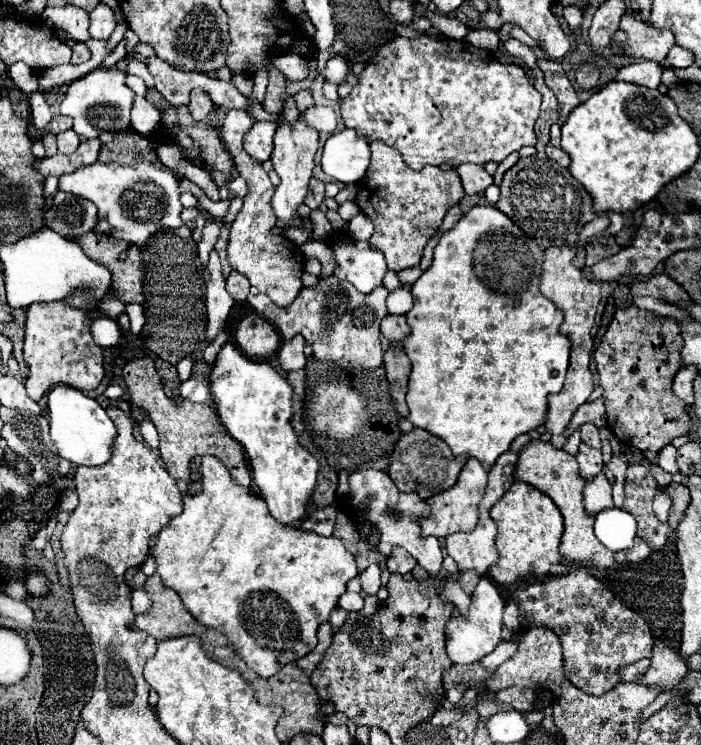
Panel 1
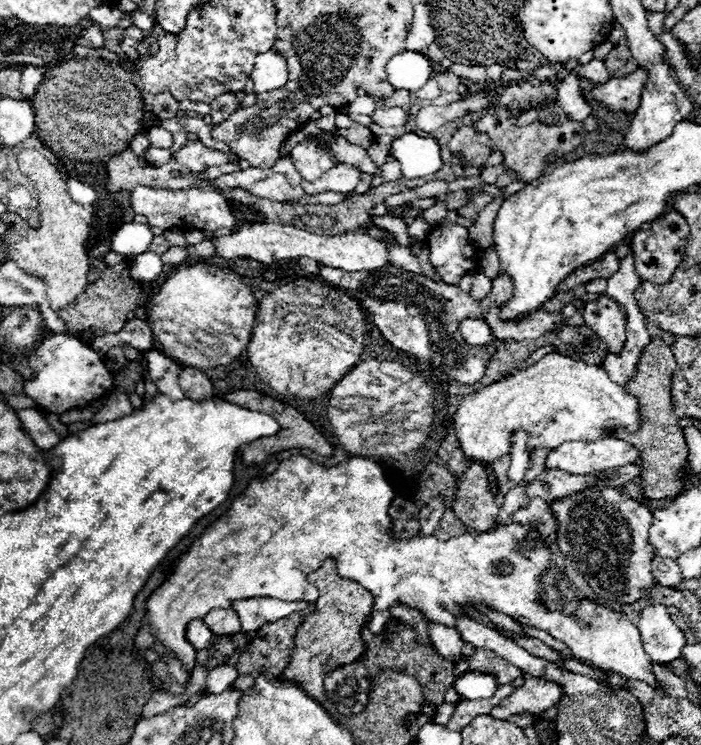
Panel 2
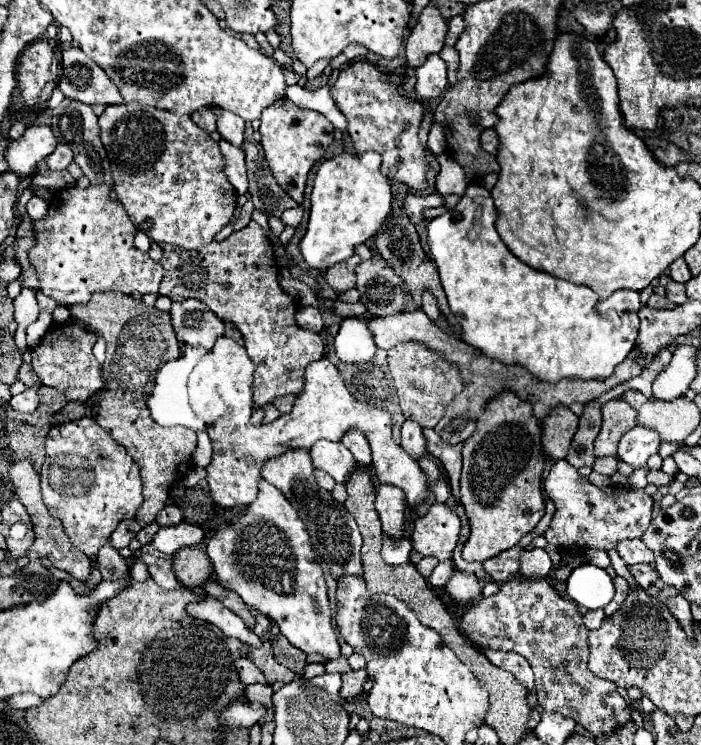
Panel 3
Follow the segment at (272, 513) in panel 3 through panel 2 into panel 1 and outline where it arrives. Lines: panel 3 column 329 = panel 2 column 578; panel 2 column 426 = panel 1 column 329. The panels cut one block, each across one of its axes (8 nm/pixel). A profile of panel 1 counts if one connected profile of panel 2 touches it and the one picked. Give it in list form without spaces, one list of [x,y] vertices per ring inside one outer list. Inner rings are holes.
[[[202,456],[202,492],[196,494],[196,496],[182,496],[182,504],[184,504],[184,510],[182,514],[174,516],[170,520],[170,524],[160,532],[156,544],[150,548],[150,558],[156,562],[156,574],[160,574],[162,578],[162,584],[176,590],[178,596],[182,598],[186,610],[204,626],[210,626],[210,628],[216,628],[218,632],[222,632],[224,636],[228,636],[230,644],[236,648],[236,654],[248,664],[248,668],[252,668],[258,676],[274,676],[280,668],[284,668],[284,664],[288,662],[294,662],[302,656],[306,656],[308,652],[312,652],[312,648],[316,646],[318,638],[316,638],[316,632],[318,632],[318,626],[328,622],[330,620],[330,614],[332,610],[336,608],[336,602],[338,598],[346,592],[346,582],[352,580],[354,576],[358,576],[358,570],[356,570],[356,562],[354,562],[354,556],[344,548],[342,540],[336,540],[336,538],[328,538],[328,536],[318,536],[314,532],[300,532],[300,528],[294,528],[294,526],[282,526],[278,524],[276,520],[272,520],[270,512],[268,512],[268,506],[264,504],[264,498],[254,492],[252,488],[244,488],[240,484],[234,482],[234,478],[230,476],[228,468],[224,462],[220,462],[216,456]]]

